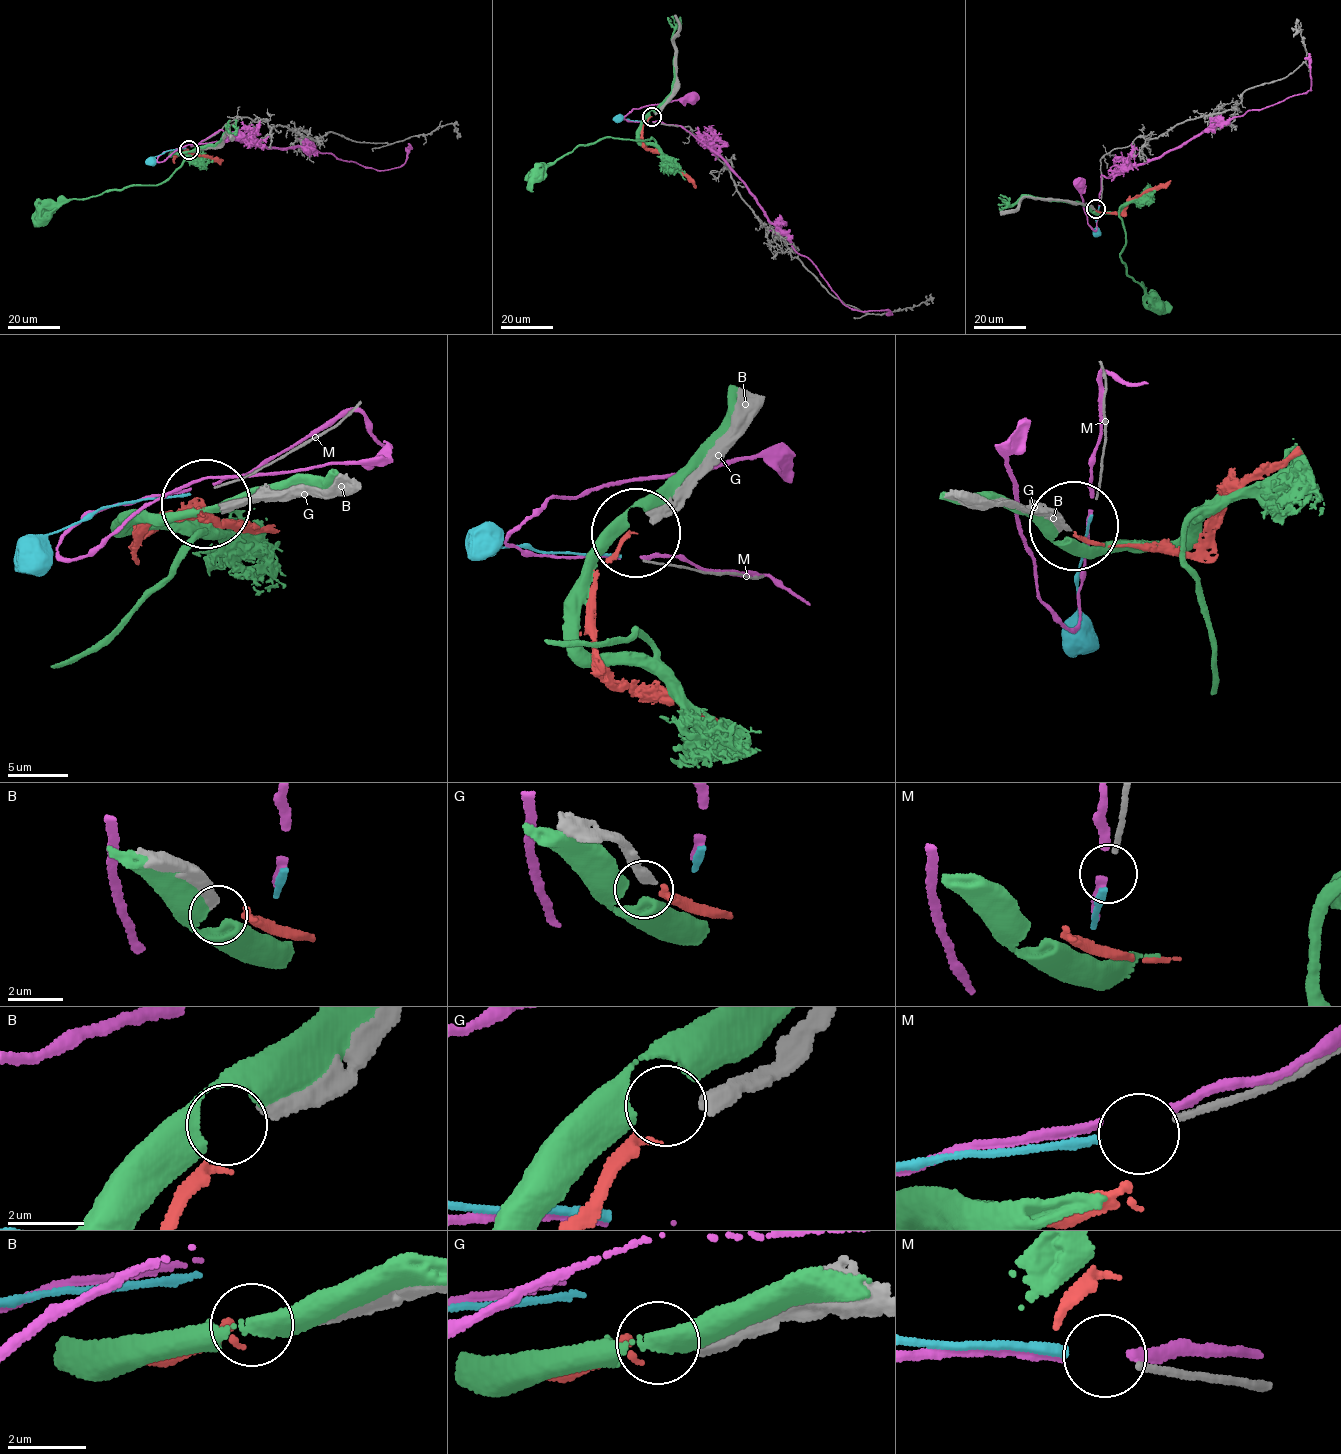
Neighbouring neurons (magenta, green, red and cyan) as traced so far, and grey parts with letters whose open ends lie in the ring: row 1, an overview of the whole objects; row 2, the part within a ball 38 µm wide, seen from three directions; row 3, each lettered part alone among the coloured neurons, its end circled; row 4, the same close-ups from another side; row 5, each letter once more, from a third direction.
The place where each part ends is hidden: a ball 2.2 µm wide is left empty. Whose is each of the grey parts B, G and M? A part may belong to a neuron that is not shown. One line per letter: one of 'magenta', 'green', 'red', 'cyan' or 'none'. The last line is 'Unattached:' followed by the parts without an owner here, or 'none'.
B: none
G: red
M: cyan
Unattached: B

